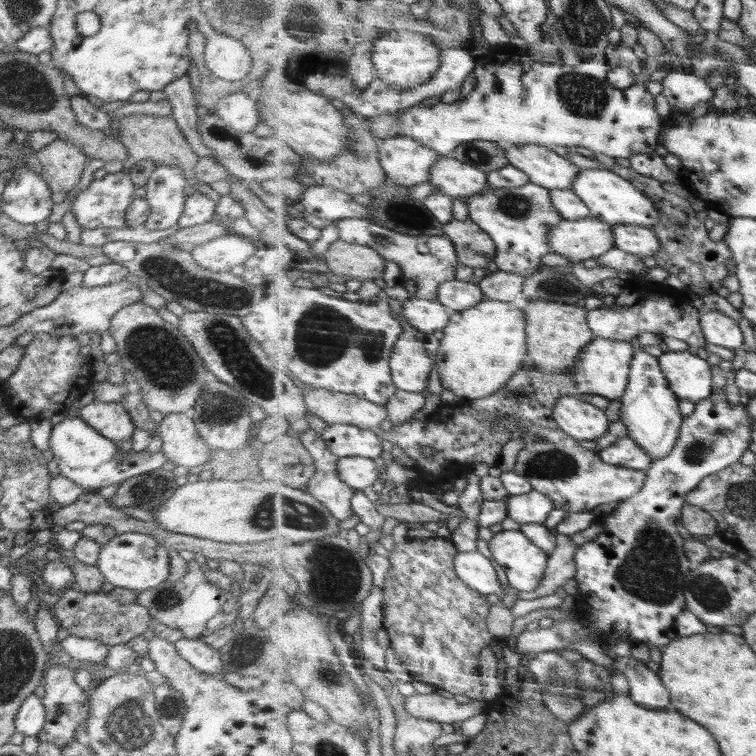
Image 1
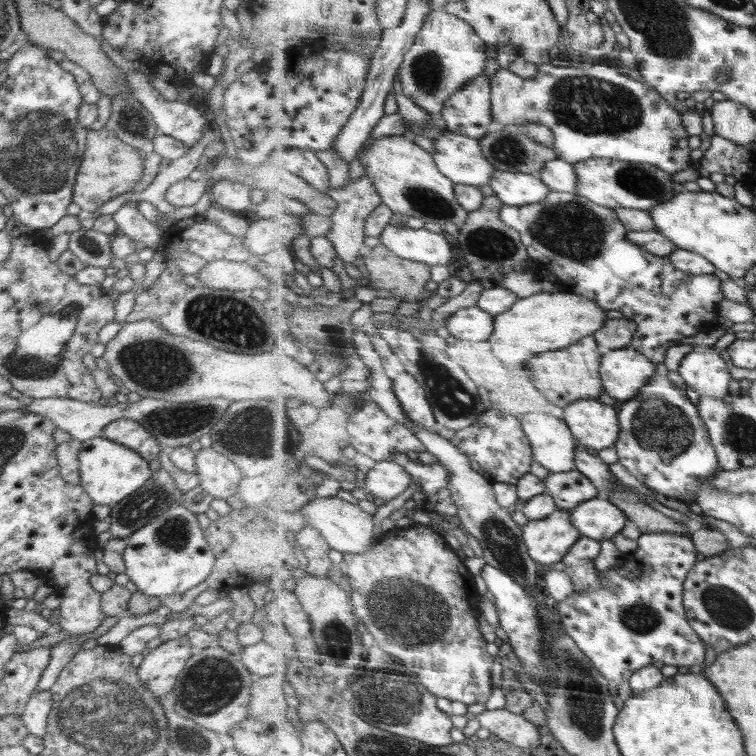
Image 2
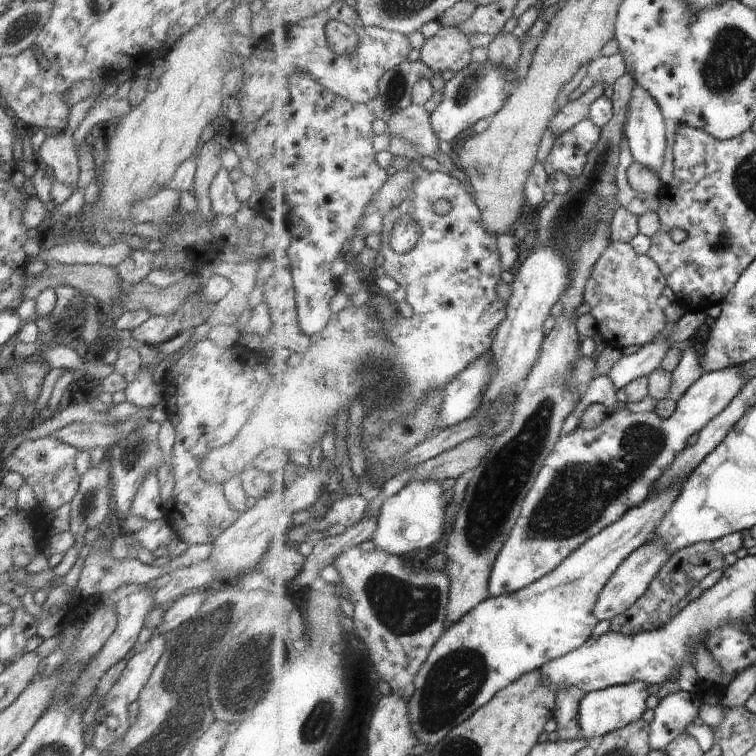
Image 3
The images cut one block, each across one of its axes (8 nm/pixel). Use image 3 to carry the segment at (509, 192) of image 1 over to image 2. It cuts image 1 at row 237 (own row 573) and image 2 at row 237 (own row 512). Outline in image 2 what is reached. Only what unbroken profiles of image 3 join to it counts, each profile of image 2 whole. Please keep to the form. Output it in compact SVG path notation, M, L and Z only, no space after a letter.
M552 191L544 203L526 206L506 206L503 220L523 235L523 242L536 262L553 267L555 276L566 284L566 289L590 300L598 300L602 308L619 310L639 324L633 346L656 364L666 362L666 352L674 342L700 332L709 333L721 320L719 304L726 299L723 280L714 274L695 275L676 268L670 257L658 256L630 239L631 230L624 225L617 210L597 204L578 192Z

